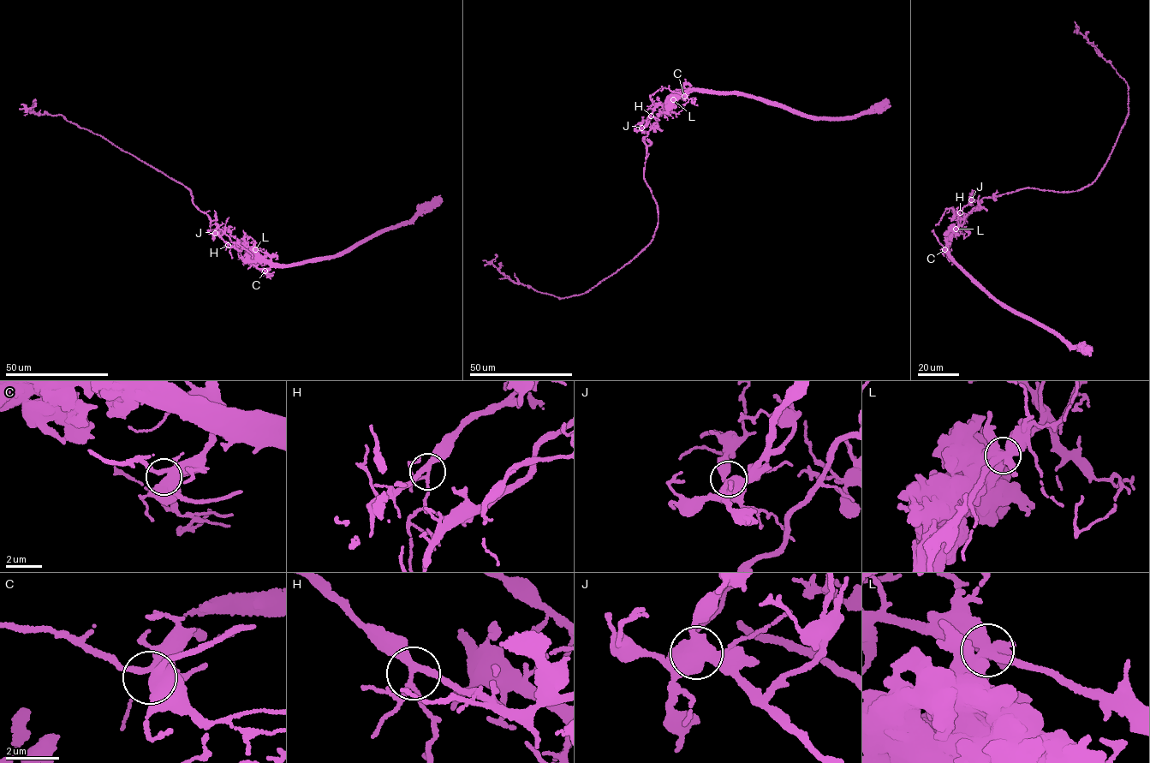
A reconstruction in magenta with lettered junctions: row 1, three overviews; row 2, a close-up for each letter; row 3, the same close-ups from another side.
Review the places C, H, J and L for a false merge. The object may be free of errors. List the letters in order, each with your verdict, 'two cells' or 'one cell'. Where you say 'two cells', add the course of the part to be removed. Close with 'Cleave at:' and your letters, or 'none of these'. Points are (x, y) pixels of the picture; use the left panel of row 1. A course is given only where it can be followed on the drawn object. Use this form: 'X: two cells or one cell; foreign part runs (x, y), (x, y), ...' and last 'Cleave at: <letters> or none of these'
C: one cell
H: one cell
J: one cell
L: two cells; foreign part runs (255, 249), (239, 247), (211, 229), (208, 216), (183, 184), (60, 115), (26, 109), (35, 102)
Cleave at: L

